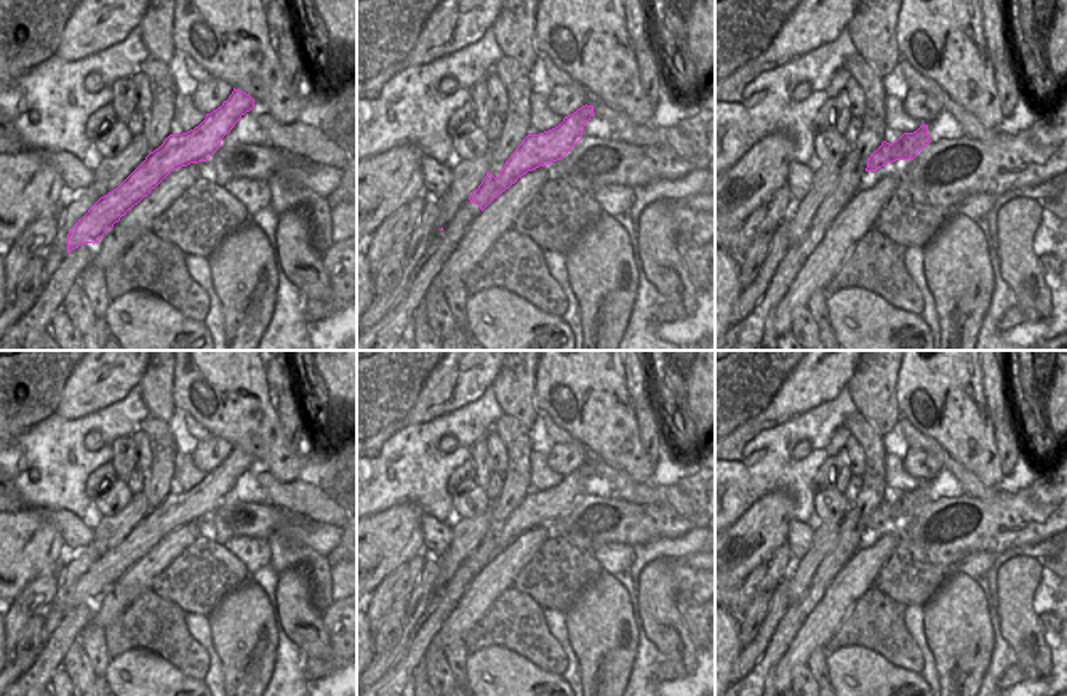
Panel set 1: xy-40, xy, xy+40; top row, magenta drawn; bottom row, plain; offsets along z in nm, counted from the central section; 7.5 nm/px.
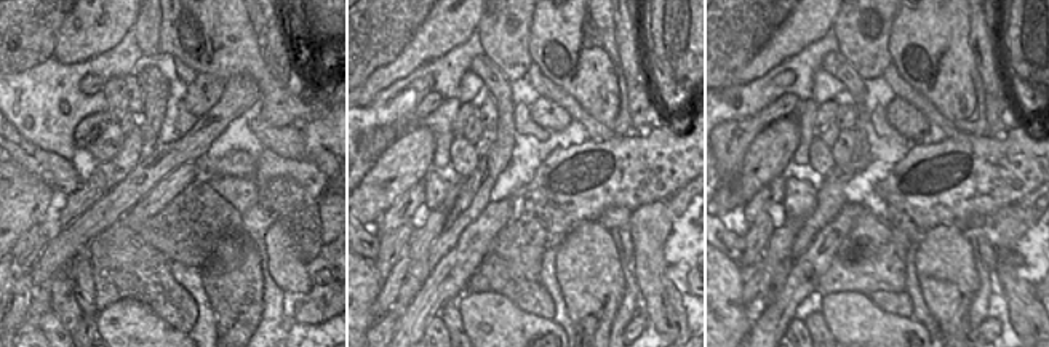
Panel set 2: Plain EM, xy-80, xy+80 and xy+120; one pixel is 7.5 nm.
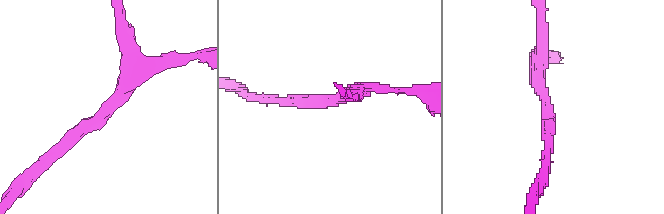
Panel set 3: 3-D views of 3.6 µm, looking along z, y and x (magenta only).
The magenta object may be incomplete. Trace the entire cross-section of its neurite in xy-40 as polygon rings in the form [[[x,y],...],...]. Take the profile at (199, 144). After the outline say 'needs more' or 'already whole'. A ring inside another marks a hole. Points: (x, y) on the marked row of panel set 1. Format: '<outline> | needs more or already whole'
[[[235,90],[221,107],[182,134],[170,134],[163,144],[112,192],[101,197],[67,234],[67,253],[96,243],[134,205],[150,194],[171,171],[190,163],[206,162],[235,123],[254,107],[254,99]]] | already whole

